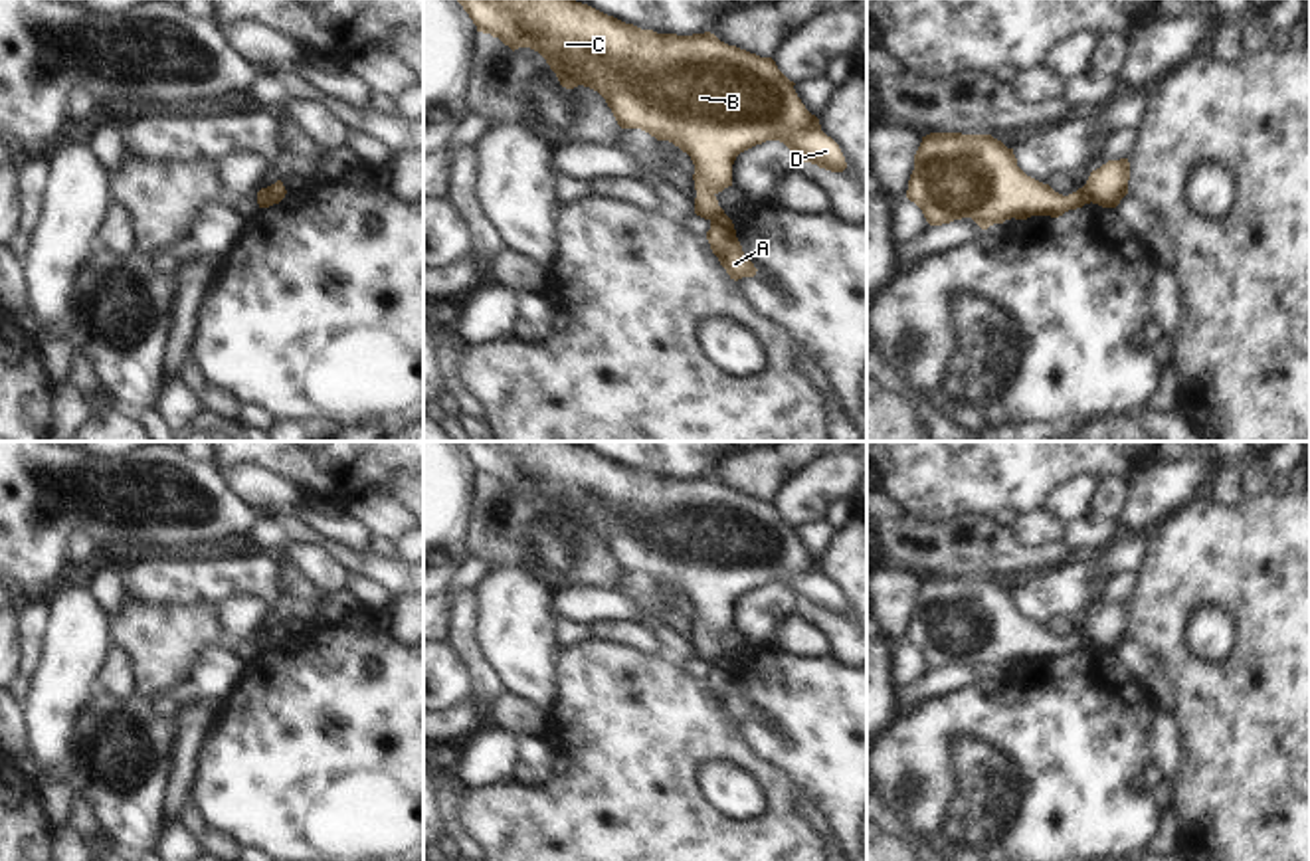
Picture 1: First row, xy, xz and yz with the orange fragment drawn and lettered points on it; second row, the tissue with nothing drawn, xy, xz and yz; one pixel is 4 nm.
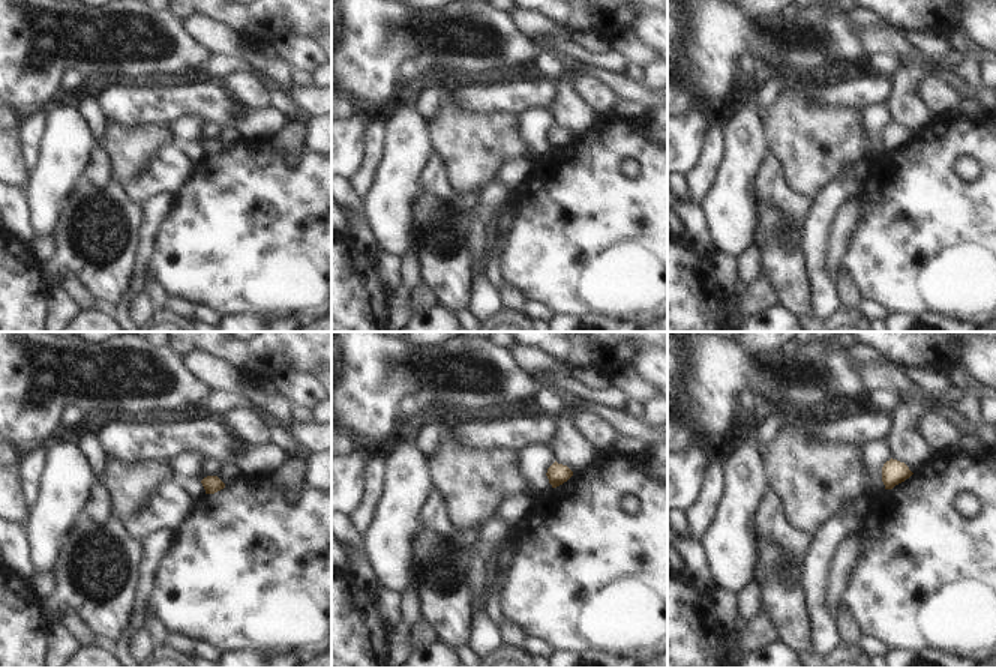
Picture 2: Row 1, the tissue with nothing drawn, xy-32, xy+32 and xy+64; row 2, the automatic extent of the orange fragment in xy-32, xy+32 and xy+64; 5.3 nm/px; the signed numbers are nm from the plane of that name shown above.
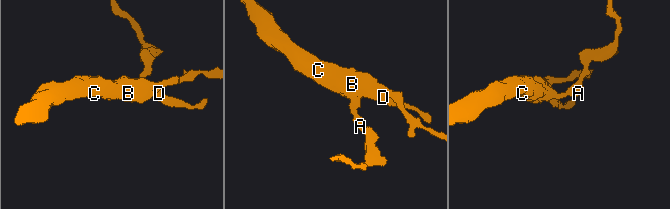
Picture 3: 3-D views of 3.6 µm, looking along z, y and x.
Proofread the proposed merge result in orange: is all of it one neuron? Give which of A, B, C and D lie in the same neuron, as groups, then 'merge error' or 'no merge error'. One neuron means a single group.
groups A / B C D; merge error

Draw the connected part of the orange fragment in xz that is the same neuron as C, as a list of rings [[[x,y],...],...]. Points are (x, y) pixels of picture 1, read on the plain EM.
[[[455,441],[469,457],[477,475],[499,481],[513,495],[530,491],[538,495],[566,532],[578,528],[598,534],[611,552],[621,572],[641,572],[657,584],[669,584],[687,596],[695,608],[695,657],[714,663],[724,657],[716,637],[732,629],[732,608],[736,600],[766,584],[784,586],[799,606],[811,606],[831,616],[847,612],[839,588],[821,574],[819,562],[811,558],[772,501],[760,501],[736,489],[720,485],[714,477],[657,477],[625,467],[574,441]]]

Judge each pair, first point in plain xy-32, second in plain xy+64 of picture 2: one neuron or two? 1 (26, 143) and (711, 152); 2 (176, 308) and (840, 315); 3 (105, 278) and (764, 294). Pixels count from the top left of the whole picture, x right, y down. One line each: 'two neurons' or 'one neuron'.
1: one neuron
2: two neurons
3: two neurons

